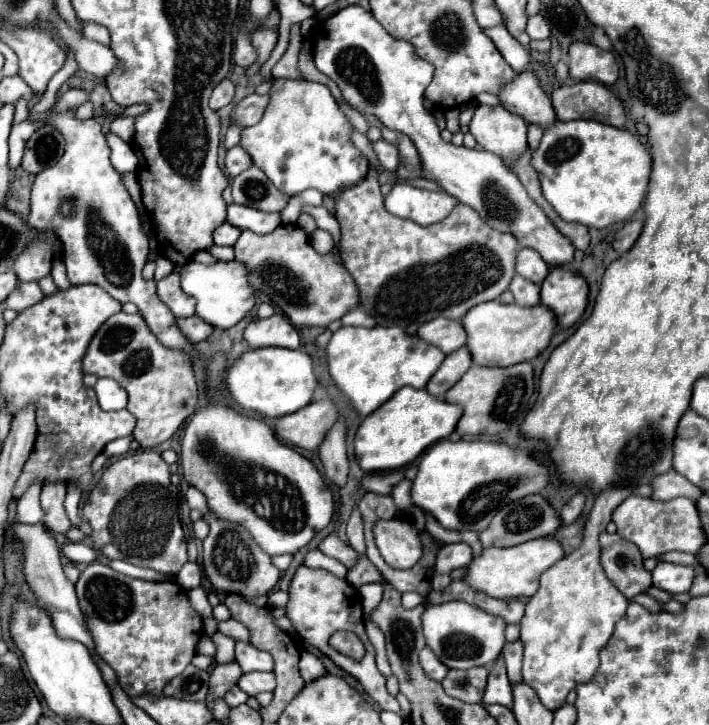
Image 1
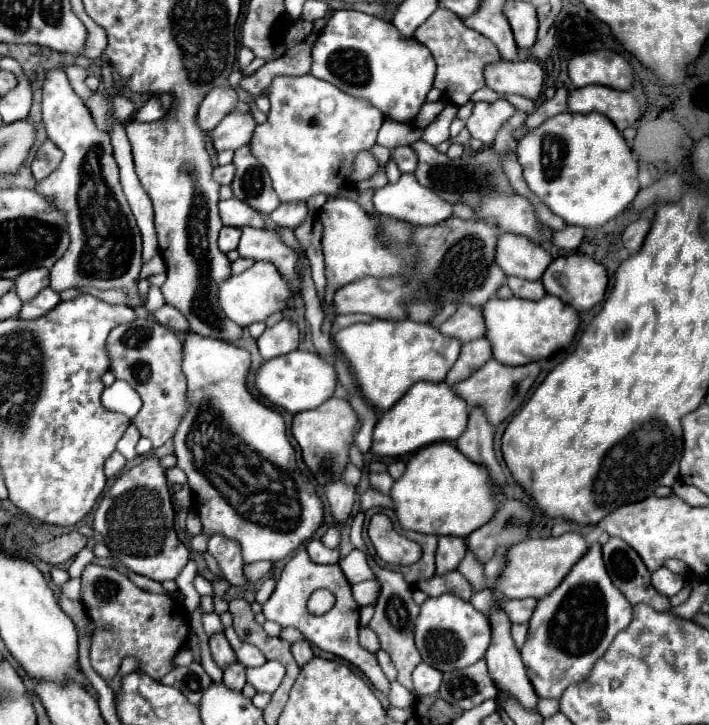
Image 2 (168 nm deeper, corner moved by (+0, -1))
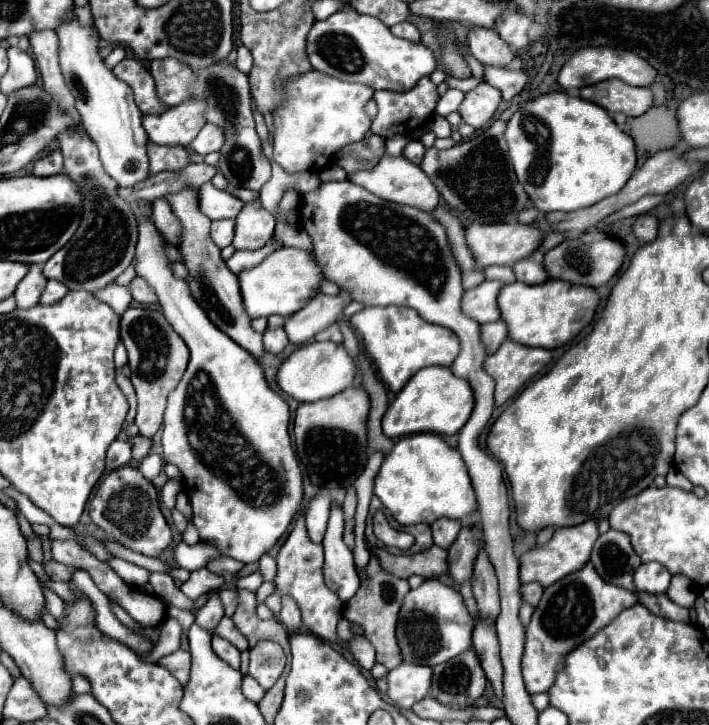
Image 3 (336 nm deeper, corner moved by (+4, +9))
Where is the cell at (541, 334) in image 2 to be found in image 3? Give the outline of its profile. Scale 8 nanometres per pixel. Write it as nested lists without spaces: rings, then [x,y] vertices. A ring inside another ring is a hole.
[[[514,281],[504,285],[498,295],[502,319],[508,323],[508,335],[512,341],[528,347],[554,349],[572,341],[596,315],[600,295],[596,289],[586,285],[572,285],[568,281],[546,281],[542,285],[524,285]],[[590,303],[590,317],[588,317]]]

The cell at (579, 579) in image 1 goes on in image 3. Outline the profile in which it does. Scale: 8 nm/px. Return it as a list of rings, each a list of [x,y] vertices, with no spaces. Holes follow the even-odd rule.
[[[592,563],[584,565],[584,569],[580,569],[578,573],[572,573],[562,581],[546,587],[538,607],[534,609],[532,621],[526,627],[522,673],[528,693],[546,693],[554,683],[556,671],[562,667],[564,655],[580,643],[584,643],[586,639],[590,639],[592,635],[596,635],[622,609],[628,609],[636,603],[638,597],[634,593],[628,593],[628,589],[606,585],[594,571]]]

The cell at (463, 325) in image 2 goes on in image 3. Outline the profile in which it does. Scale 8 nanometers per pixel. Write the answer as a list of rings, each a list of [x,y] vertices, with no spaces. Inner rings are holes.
[[[484,281],[478,287],[468,289],[462,297],[462,311],[480,325],[498,321],[500,311],[496,305],[496,293],[500,293],[502,287],[504,283],[500,281]]]

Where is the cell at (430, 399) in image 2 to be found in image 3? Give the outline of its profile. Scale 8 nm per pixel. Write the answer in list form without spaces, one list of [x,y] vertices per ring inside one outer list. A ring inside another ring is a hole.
[[[424,367],[420,369],[388,405],[382,417],[384,435],[390,439],[404,437],[402,433],[436,433],[456,435],[468,421],[474,409],[474,393],[468,381],[456,377],[450,367]]]

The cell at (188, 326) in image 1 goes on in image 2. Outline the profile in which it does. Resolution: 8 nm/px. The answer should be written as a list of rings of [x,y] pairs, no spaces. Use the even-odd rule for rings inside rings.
[[[164,305],[160,311],[156,311],[154,317],[156,317],[156,321],[158,321],[160,325],[170,327],[170,329],[174,329],[174,331],[178,331],[178,333],[188,333],[188,331],[190,331],[188,321],[184,319],[184,315],[180,315],[180,311],[176,311],[176,309],[170,307],[170,305]]]

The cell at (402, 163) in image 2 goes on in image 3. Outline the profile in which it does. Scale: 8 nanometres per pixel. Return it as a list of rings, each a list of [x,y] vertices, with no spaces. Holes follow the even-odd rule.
[[[412,139],[412,141],[406,145],[406,149],[404,149],[404,157],[408,157],[412,163],[420,165],[420,161],[422,161],[422,157],[424,157],[424,151],[426,151],[426,147],[424,147],[420,141]]]

